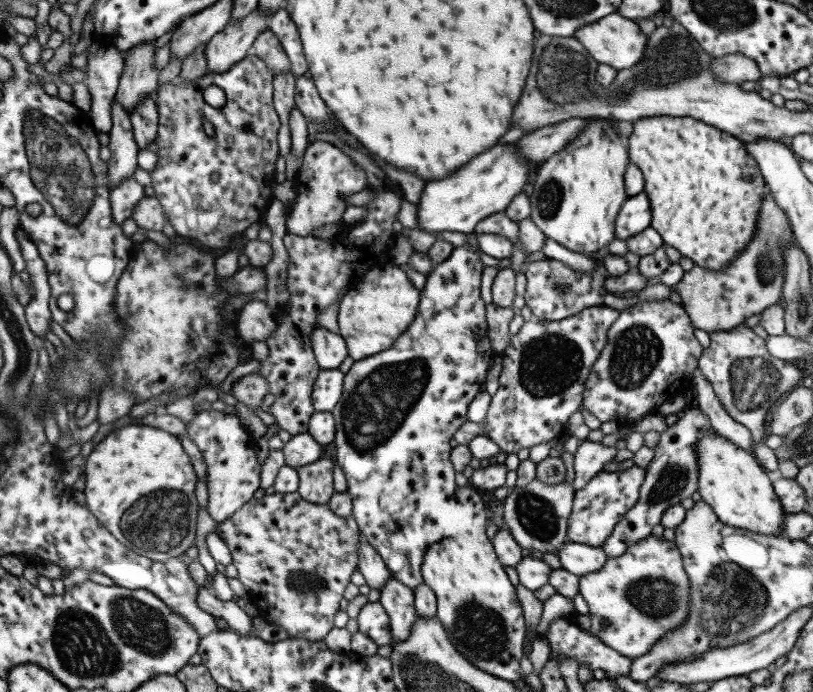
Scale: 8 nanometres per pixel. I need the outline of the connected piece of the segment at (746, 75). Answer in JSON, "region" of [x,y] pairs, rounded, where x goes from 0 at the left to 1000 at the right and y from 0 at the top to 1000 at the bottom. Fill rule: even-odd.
{"region":[[[914,78],[879,82],[875,90],[875,105],[881,116],[895,121],[911,121],[918,117],[934,116],[938,108],[930,88]]]}

